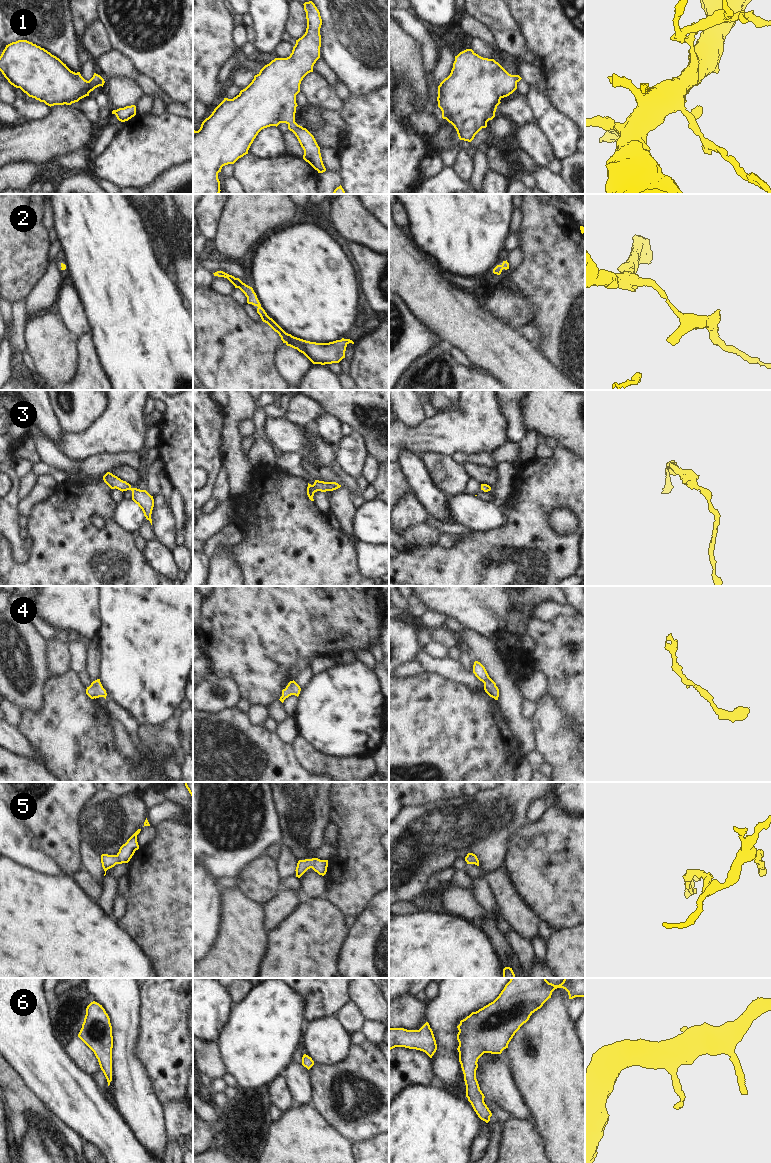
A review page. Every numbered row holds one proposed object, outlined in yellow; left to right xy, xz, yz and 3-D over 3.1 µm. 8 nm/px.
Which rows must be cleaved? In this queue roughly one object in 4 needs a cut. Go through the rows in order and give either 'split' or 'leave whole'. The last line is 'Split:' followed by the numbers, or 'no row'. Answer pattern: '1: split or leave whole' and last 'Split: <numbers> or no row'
1: leave whole
2: leave whole
3: leave whole
4: leave whole
5: leave whole
6: leave whole
Split: no row

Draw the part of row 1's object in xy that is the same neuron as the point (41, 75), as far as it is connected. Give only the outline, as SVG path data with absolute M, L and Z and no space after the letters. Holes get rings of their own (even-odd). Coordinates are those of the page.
M18 40L6 45L0 56L0 71L11 85L50 107L78 102L89 96L95 88L103 87L105 83L96 73L89 81L85 80L80 72L71 71L59 58L27 40Z

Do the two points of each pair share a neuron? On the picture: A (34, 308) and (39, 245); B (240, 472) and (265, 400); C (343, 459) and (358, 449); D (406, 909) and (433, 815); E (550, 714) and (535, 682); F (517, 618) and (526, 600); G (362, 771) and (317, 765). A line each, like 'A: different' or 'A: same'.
A: different
B: different
C: same
D: different
E: different
F: different
G: same

